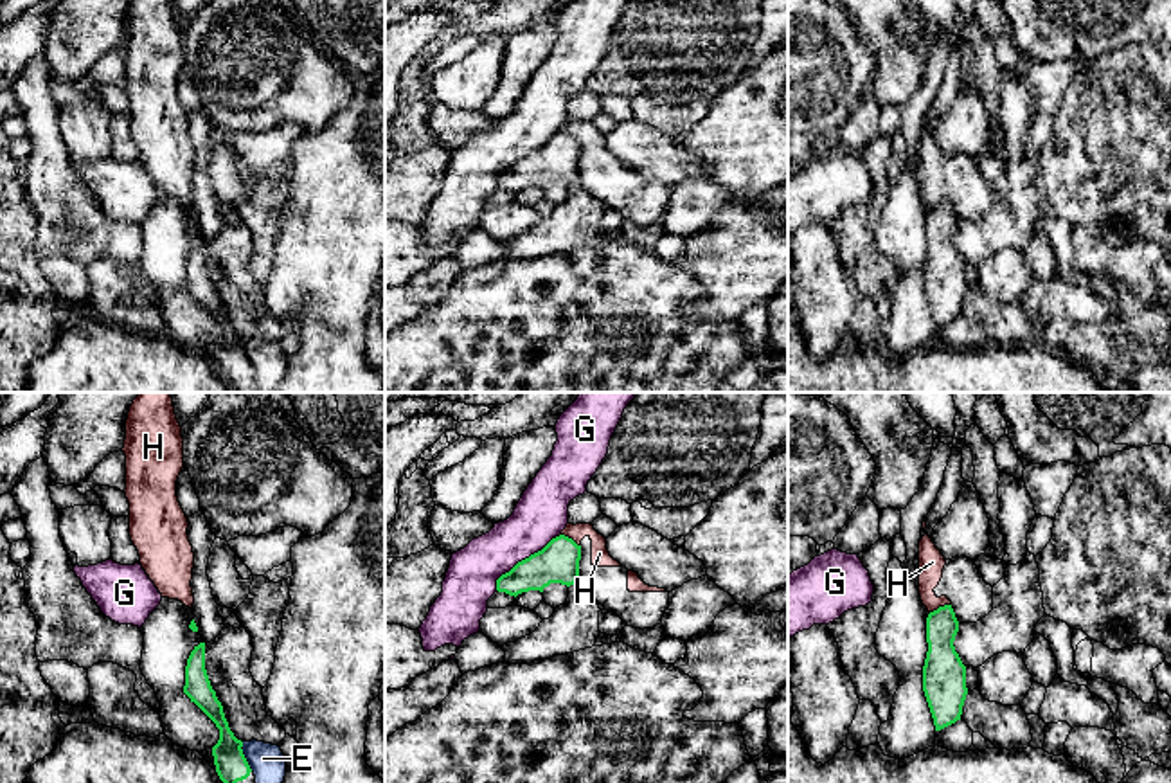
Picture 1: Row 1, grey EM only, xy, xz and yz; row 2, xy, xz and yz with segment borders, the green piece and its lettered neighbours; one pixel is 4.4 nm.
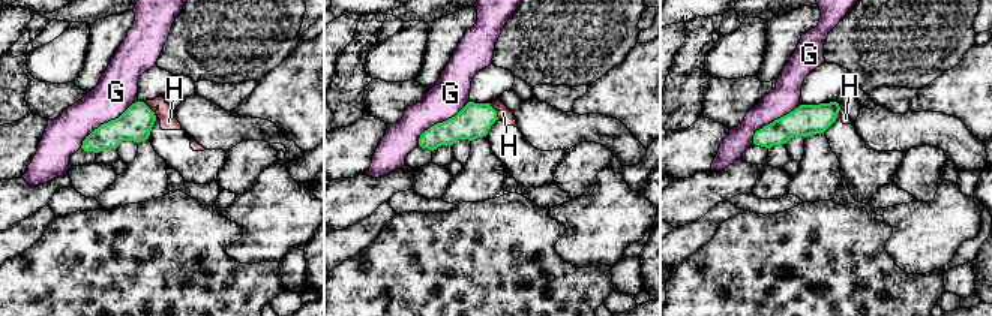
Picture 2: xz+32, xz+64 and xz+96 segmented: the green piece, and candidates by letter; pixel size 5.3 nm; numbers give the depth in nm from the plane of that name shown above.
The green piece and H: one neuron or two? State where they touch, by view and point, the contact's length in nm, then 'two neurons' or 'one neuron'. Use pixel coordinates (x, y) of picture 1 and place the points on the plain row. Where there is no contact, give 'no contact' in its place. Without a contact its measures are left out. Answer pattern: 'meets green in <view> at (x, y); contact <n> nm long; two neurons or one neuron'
meets green in yz at (939, 204); contact 100 nm long; two neurons

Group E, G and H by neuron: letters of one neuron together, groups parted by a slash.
E / G / H

